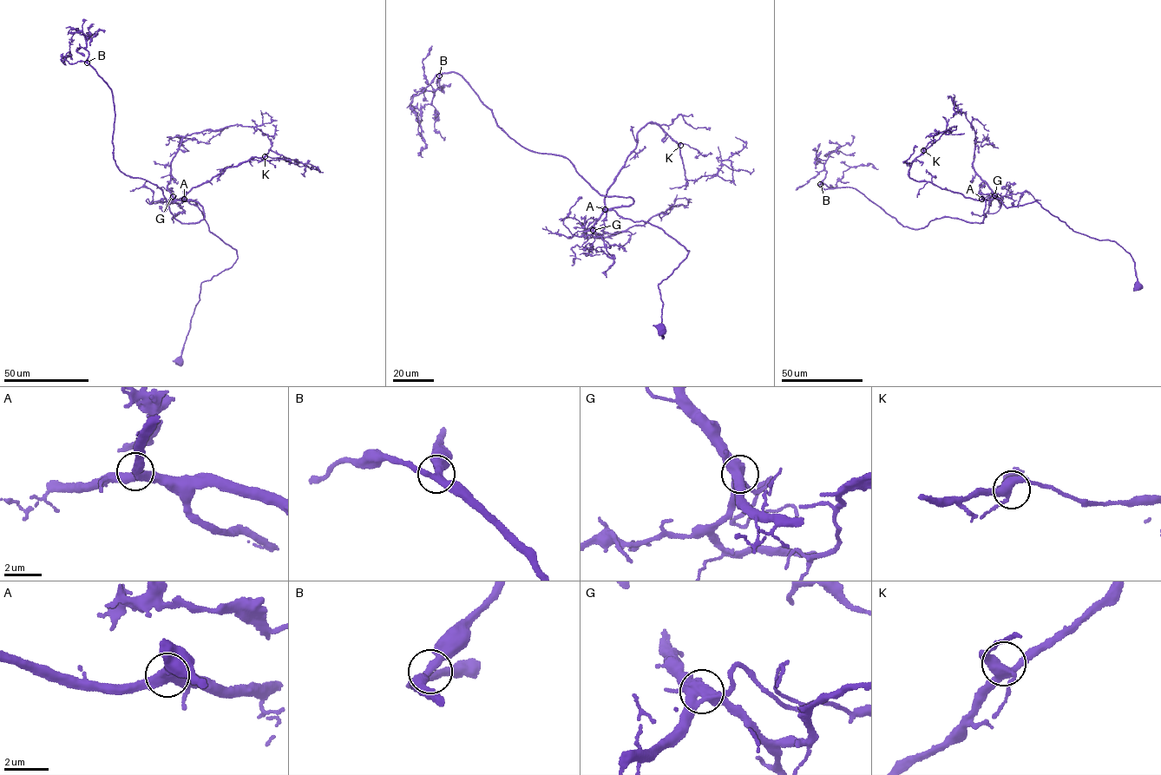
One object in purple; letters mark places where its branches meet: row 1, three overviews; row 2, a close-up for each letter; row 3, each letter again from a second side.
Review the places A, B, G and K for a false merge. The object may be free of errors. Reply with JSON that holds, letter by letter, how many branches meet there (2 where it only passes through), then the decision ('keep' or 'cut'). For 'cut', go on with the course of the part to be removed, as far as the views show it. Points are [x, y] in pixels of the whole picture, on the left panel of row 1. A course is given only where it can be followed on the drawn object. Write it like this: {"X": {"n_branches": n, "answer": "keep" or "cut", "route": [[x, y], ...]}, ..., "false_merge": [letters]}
{"A": {"n_branches": 3, "answer": "keep"}, "B": {"n_branches": 3, "answer": "keep"}, "G": {"n_branches": 4, "answer": "cut", "route": [[173, 195], [167, 201], [149, 203], [146, 200], [163, 201]]}, "K": {"n_branches": 4, "answer": "keep"}, "false_merge": ["G"]}

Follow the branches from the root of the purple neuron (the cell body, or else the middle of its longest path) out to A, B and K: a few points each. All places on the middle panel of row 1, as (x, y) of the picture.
A: (661, 330), (662, 338), (663, 302), (658, 285), (689, 251), (659, 227), (605, 209)
B: (661, 330), (658, 285), (689, 251), (612, 209), (629, 197), (522, 147), (461, 75), (439, 75)
K: (661, 330), (658, 285), (689, 251), (659, 227), (607, 208), (605, 197), (648, 123), (680, 145)

